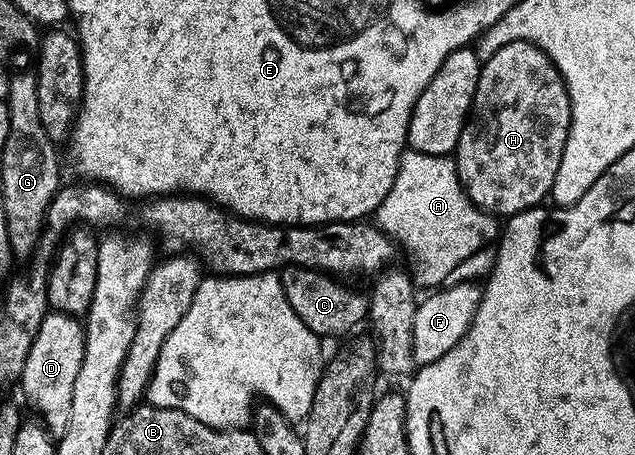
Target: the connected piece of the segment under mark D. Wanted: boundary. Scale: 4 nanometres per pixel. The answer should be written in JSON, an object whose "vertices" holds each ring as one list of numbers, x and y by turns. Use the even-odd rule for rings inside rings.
{"vertices":[[48,311,31,338,29,355,21,374,23,397,40,413,38,416,42,424,52,435,62,434,68,426,73,387,81,369,83,348,84,326,76,318,54,311]]}

